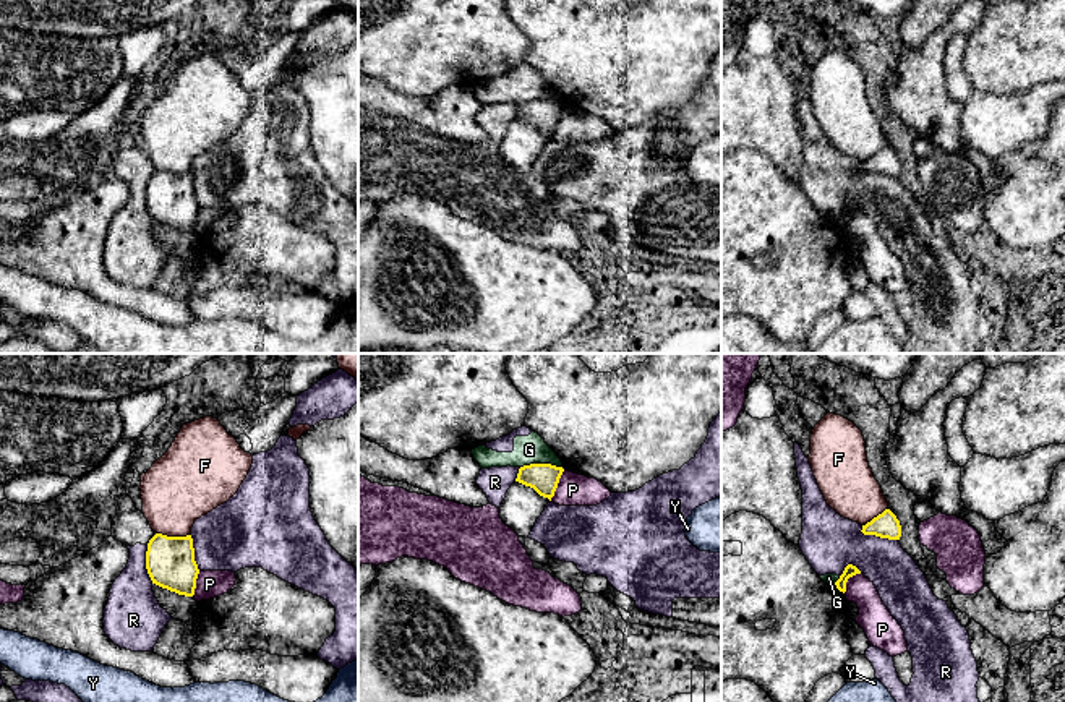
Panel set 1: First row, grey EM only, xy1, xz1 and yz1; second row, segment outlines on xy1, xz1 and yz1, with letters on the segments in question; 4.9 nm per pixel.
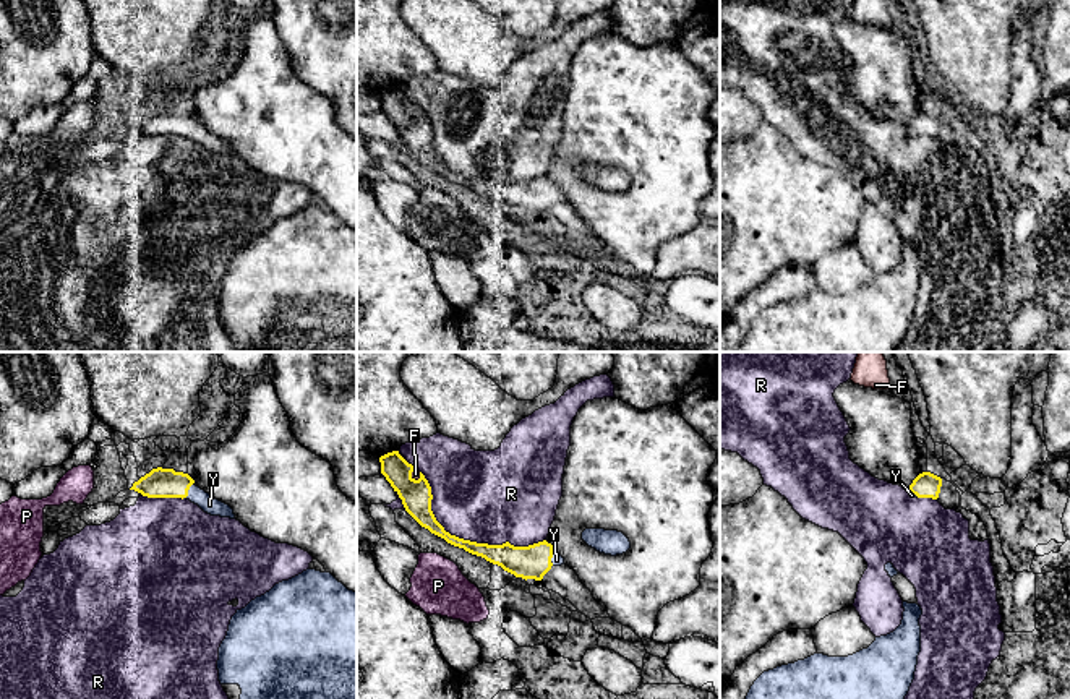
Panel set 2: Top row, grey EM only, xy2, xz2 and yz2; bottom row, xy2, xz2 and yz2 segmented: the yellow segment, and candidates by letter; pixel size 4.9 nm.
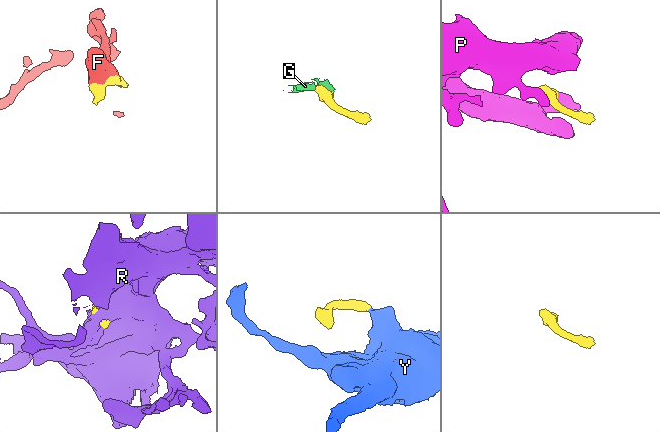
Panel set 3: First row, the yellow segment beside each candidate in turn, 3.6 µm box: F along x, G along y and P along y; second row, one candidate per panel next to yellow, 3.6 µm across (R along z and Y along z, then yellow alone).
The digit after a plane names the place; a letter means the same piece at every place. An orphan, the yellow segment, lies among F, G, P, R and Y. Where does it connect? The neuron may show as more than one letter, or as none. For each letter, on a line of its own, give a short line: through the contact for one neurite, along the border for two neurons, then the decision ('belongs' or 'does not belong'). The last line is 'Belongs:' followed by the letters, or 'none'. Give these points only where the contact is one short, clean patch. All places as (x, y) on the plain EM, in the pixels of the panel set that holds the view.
F: does not belong
G: line xz1 (561, 102), (524, 101), (521, 104); does not belong
P: line xz1 (564, 107), (550, 136); does not belong
R: does not belong
Y: line xy2 (159, 119), (188, 125), (209, 141); belongs
Belongs: Y

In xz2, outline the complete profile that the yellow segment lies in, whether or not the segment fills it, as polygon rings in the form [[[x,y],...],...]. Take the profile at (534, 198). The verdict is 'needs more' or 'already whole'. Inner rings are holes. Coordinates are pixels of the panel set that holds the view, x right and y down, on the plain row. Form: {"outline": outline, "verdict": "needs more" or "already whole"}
{"outline": [[[399,88],[387,89],[379,94],[381,110],[391,120],[394,128],[402,136],[405,148],[431,170],[444,175],[447,180],[464,185],[465,188],[482,193],[486,198],[501,203],[504,208],[522,216],[541,217],[543,212],[553,204],[564,201],[564,195],[546,177],[529,182],[514,183],[509,178],[503,182],[477,180],[459,175],[444,167],[431,148],[431,123],[425,112],[420,115],[412,114],[418,107],[409,101]]], "verdict": "needs more"}

